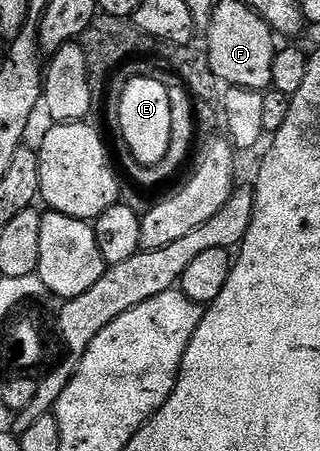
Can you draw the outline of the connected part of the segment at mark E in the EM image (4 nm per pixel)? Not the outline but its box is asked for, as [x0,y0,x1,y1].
[117,76,171,166]

